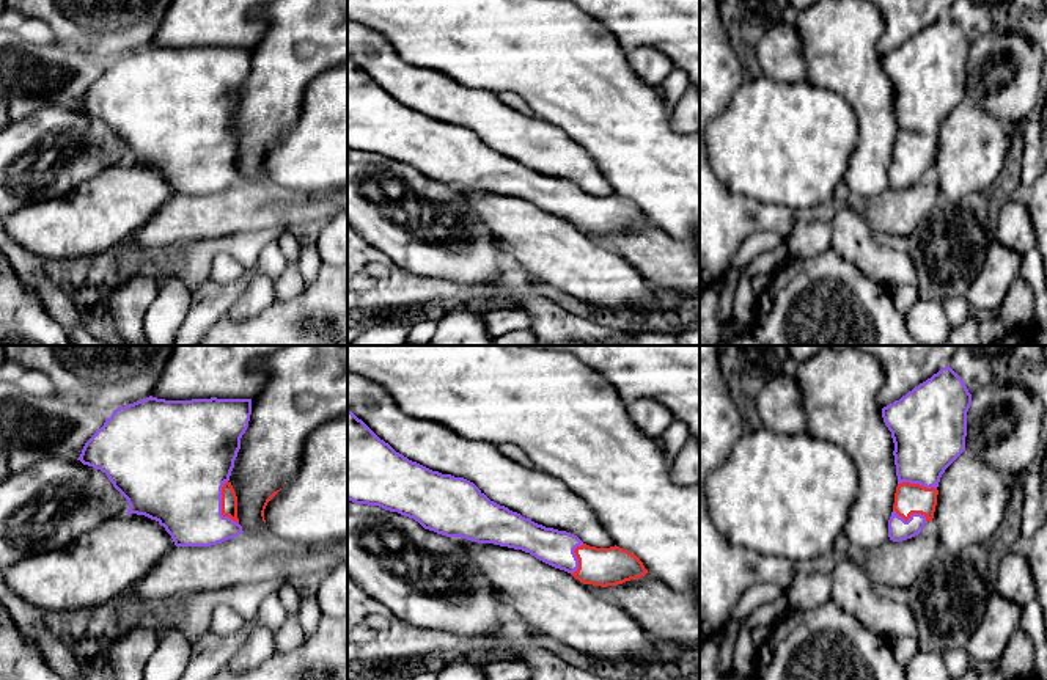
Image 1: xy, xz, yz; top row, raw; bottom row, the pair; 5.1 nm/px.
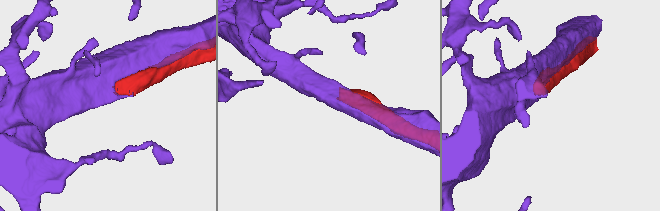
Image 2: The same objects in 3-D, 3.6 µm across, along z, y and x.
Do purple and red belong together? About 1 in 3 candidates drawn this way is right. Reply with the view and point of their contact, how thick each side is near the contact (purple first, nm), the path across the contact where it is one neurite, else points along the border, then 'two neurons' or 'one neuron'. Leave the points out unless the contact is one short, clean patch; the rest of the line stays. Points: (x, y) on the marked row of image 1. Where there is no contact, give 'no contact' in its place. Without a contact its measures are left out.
meets purple in xy at (220, 506); 460 nm thick on the purple side, 80 nm on the other; one neuron

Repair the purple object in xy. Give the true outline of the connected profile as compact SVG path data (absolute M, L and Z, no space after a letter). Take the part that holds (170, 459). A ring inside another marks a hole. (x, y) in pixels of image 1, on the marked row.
M146 397L113 410L77 460L101 470L127 499L126 514L156 520L176 547L211 547L237 537L237 496L230 482L252 399L165 400Z

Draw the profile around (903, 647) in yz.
M898 636L890 641L891 653L896 663L904 667L920 650L918 639L912 636Z

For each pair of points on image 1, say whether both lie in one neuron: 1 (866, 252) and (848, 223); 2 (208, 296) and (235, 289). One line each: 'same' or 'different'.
1: same
2: same

